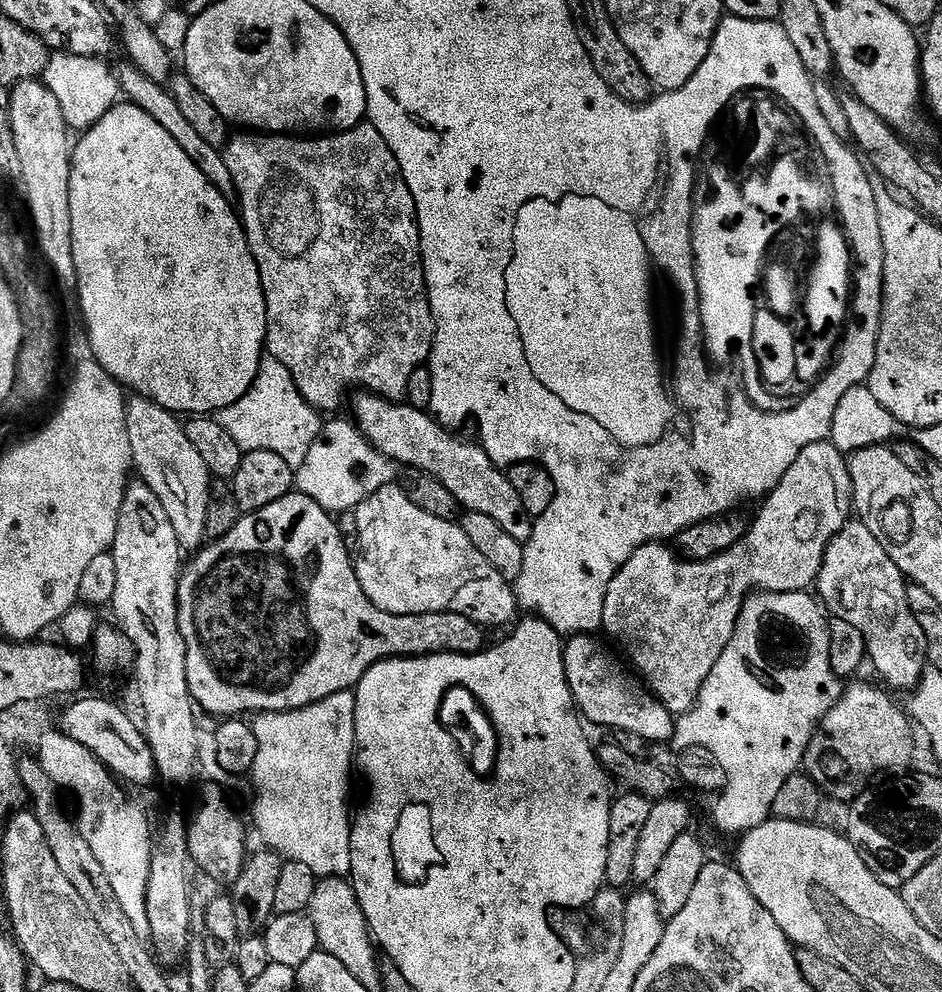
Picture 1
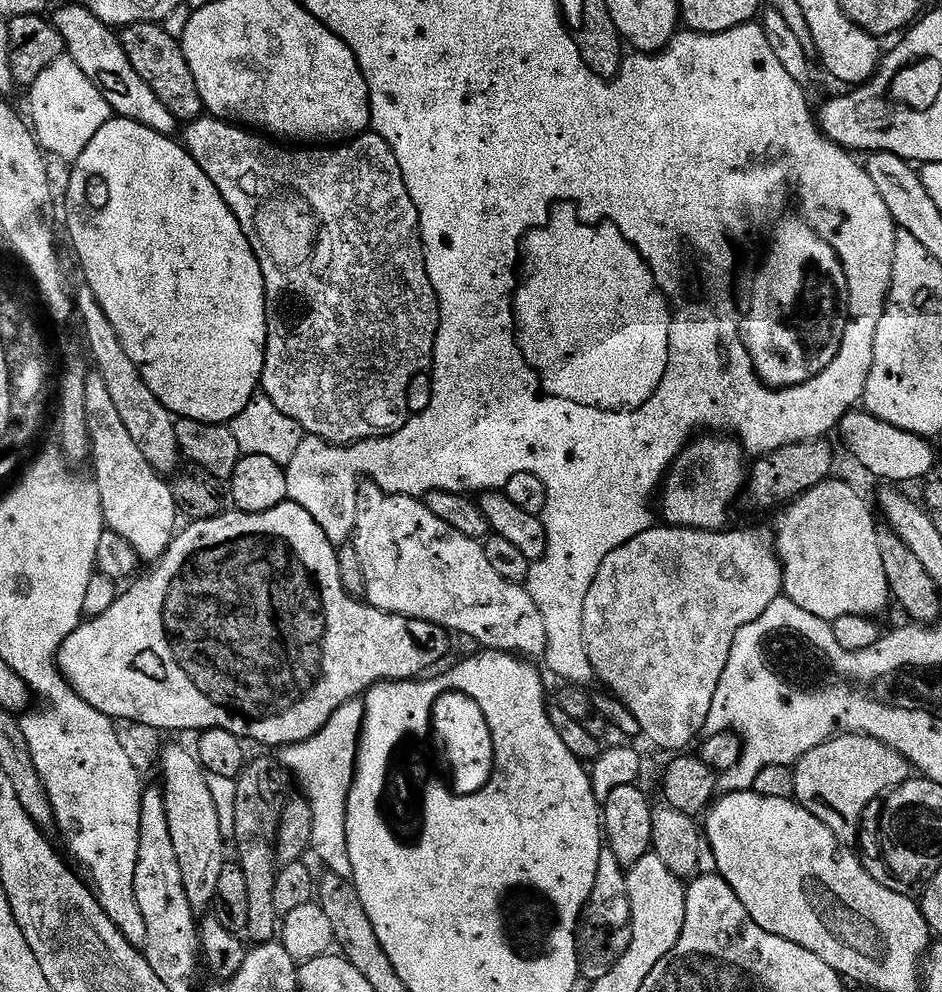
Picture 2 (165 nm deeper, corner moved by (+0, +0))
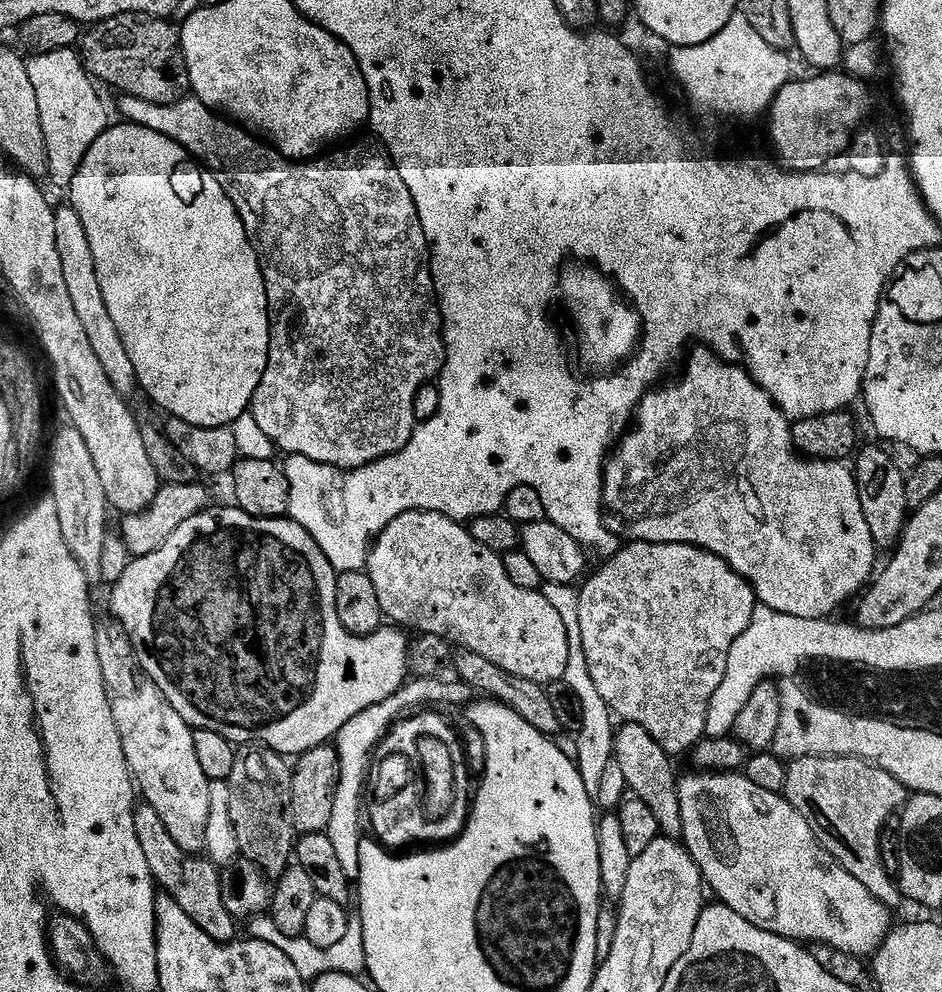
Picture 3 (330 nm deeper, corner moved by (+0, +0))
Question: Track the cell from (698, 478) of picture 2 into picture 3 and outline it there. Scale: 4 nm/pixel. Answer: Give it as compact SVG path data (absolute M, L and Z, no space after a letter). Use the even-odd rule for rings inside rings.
M703 346L693 347L687 353L687 360L688 365L677 380L669 379L663 386L657 386L644 395L636 407L630 430L620 437L604 465L604 511L608 531L628 542L689 544L701 548L722 558L743 576L763 607L778 610L778 614L790 614L794 618L823 620L831 617L835 608L846 603L851 596L857 597L865 591L878 568L878 546L870 534L870 526L866 526L866 514L862 514L862 498L858 498L853 469L839 460L810 460L800 455L792 441L792 424L788 417L741 365L729 364L721 356L715 356L712 349Z

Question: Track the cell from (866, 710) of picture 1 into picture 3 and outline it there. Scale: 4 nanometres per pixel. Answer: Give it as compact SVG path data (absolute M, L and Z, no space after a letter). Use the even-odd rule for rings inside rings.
M807 756L801 760L791 761L787 765L783 795L806 818L810 830L818 838L818 842L831 856L846 869L878 902L882 902L890 910L895 909L895 904L902 900L899 883L888 873L884 865L884 852L880 849L880 835L888 824L888 819L895 817L910 799L910 793L894 774L886 769L879 768L876 764L867 764L857 756Z

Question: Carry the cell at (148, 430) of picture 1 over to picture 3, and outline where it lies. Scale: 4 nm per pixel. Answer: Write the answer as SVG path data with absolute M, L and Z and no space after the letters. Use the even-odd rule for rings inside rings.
M70 206L57 207L54 211L54 239L58 241L58 259L62 262L62 274L66 274L66 290L70 293L70 302L86 329L86 338L90 346L94 346L94 354L98 362L102 362L102 370L106 370L106 378L125 398L132 398L138 392L134 365L130 362L130 354L126 354L126 346L122 346L122 337L114 327L110 318L110 310L106 310L106 302L102 299L102 286L98 286L98 274L94 270L94 254L90 251L90 238L86 238L86 229L82 227L82 218L78 218L78 210Z

